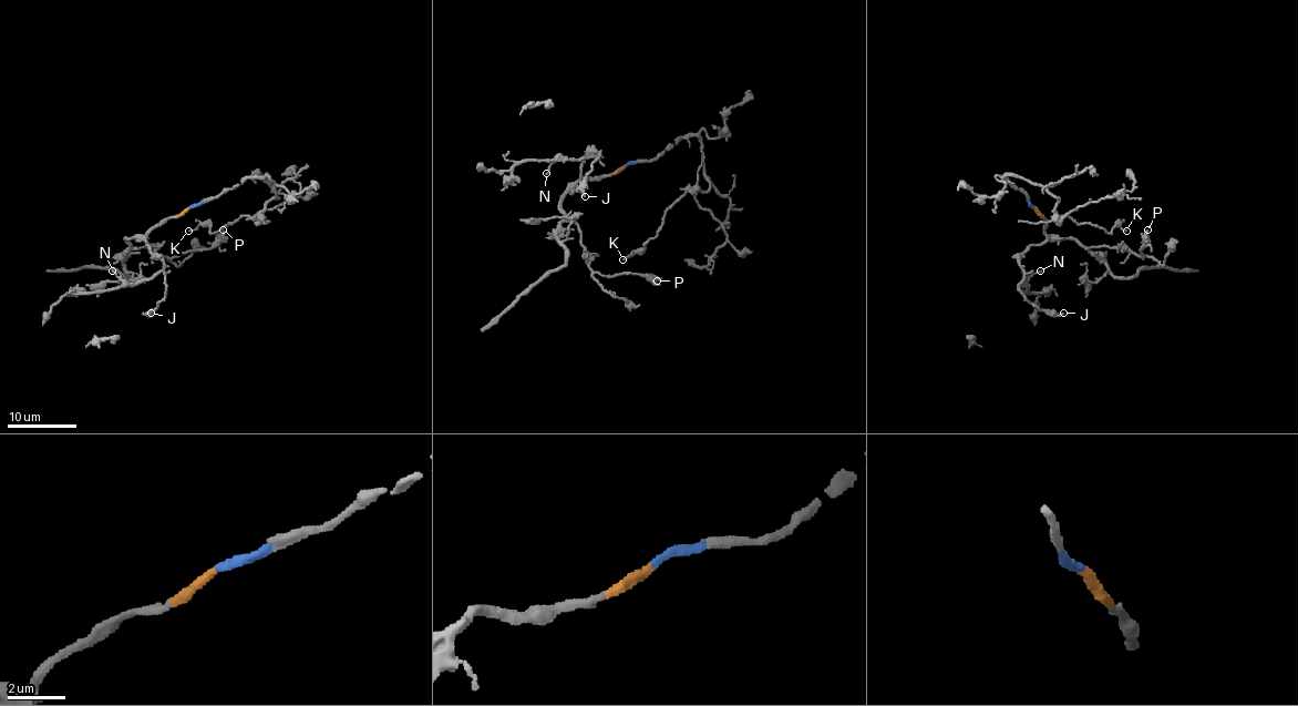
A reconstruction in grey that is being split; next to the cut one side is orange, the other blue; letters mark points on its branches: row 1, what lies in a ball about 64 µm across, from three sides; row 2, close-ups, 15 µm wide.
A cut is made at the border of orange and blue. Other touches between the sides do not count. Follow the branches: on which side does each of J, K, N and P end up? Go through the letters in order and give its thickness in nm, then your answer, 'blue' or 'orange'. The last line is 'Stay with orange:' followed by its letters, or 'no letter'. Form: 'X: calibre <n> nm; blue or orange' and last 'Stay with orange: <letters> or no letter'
J: calibre 160 nm; orange
K: calibre 120 nm; blue
N: calibre 140 nm; orange
P: calibre 260 nm; orange
Stay with orange: J, N, P

